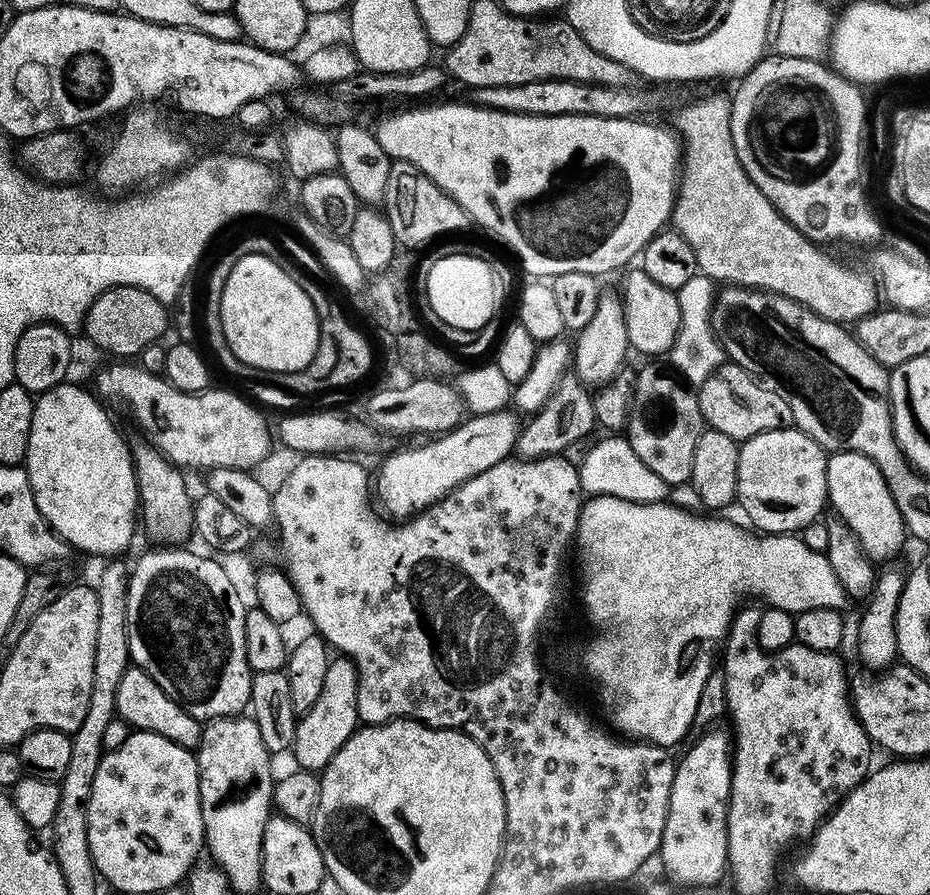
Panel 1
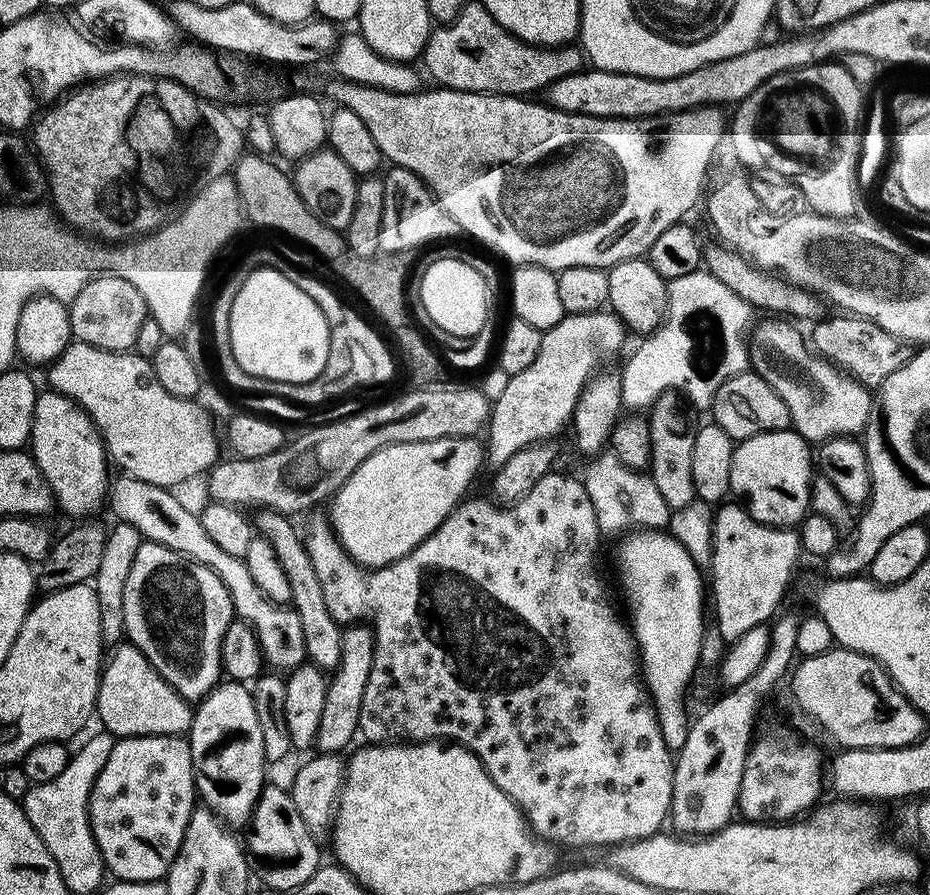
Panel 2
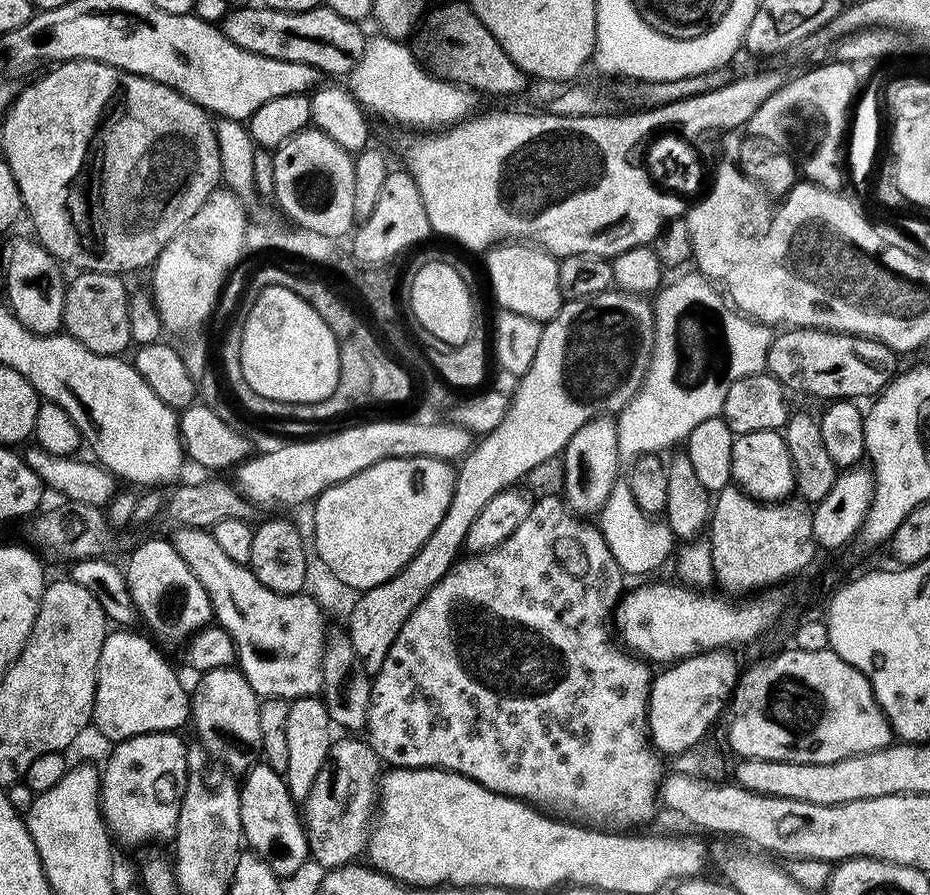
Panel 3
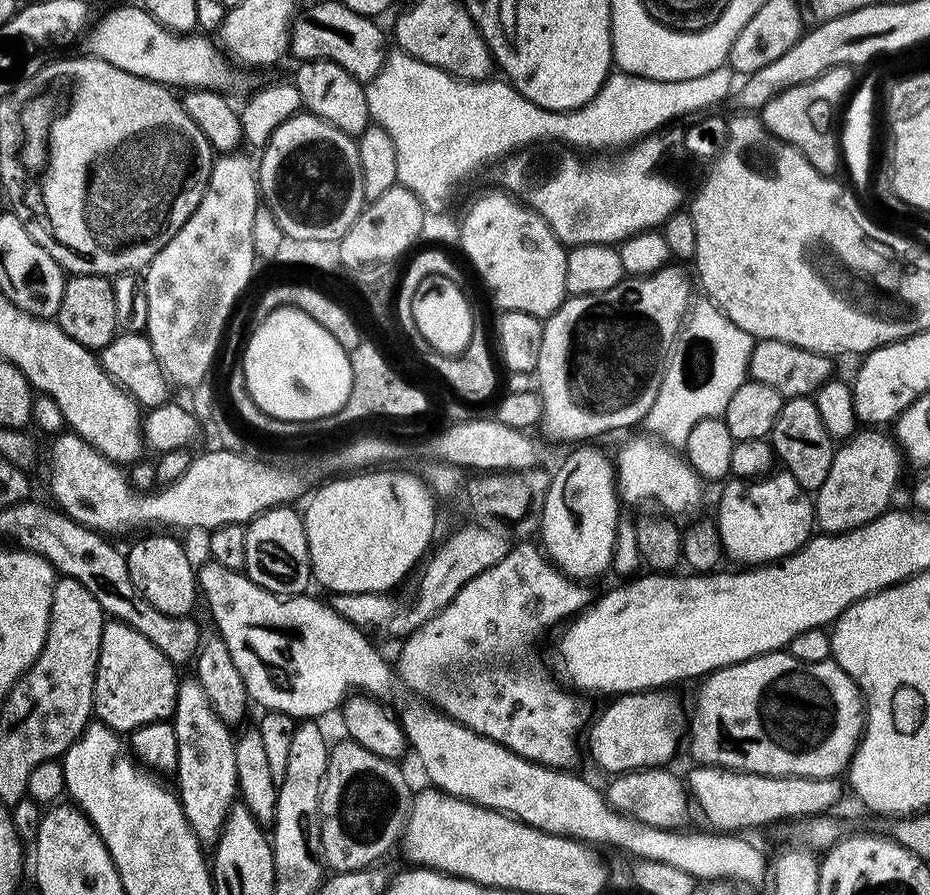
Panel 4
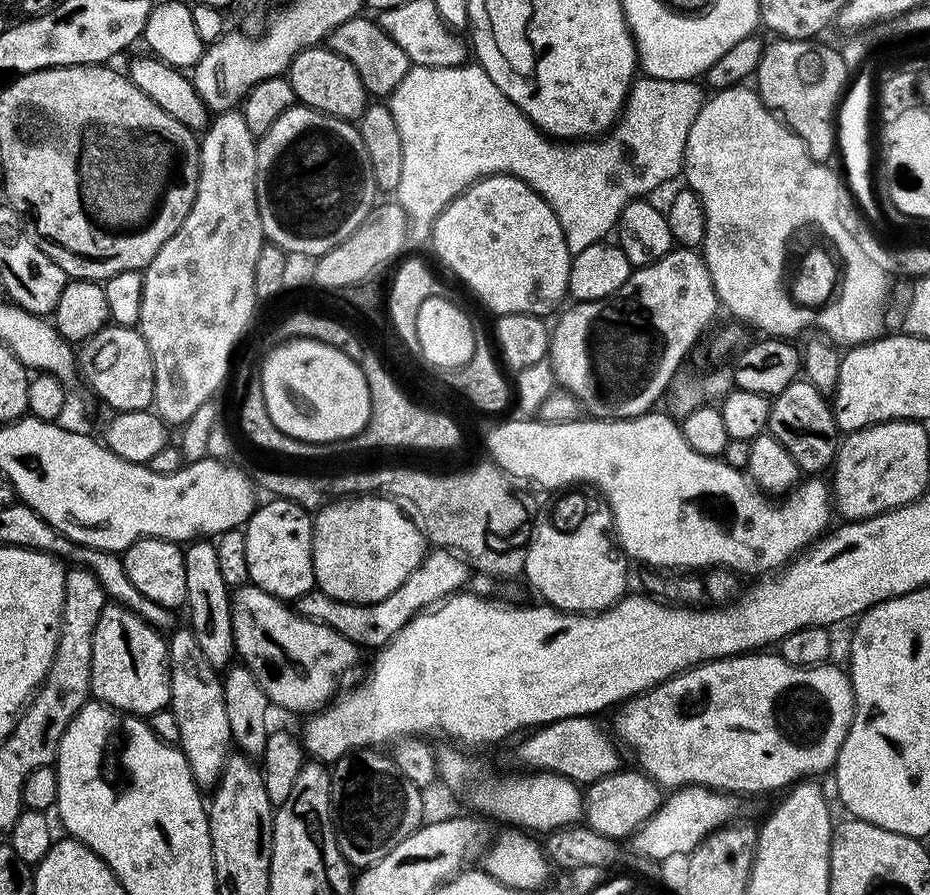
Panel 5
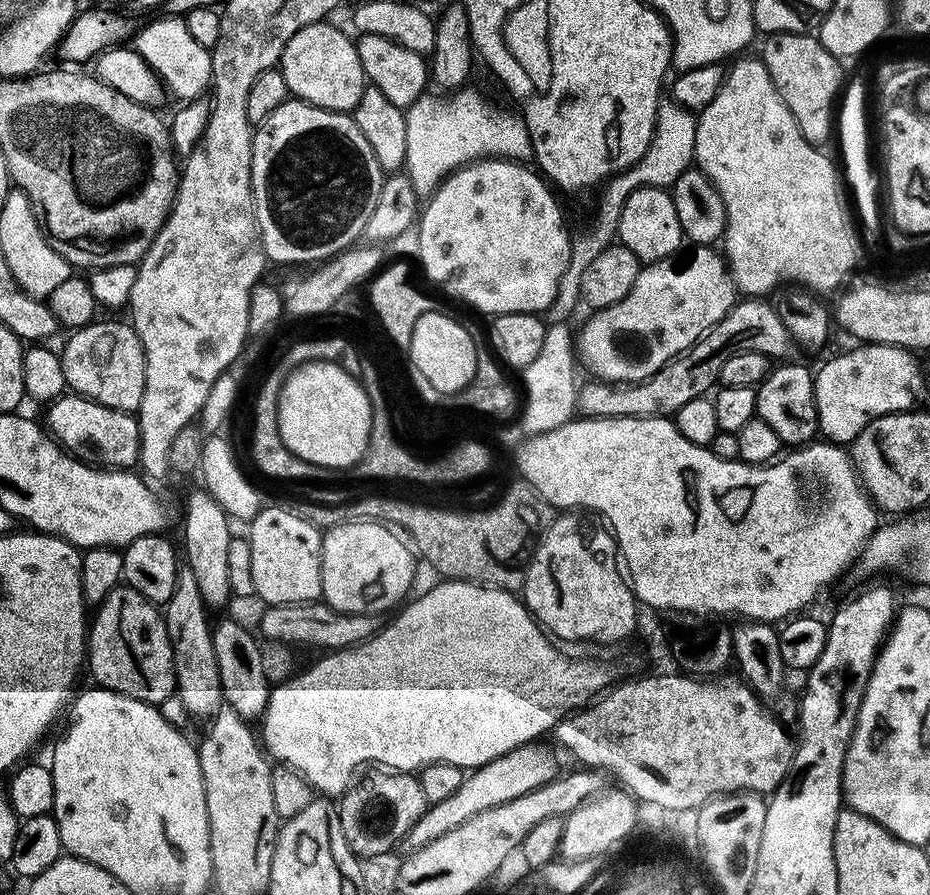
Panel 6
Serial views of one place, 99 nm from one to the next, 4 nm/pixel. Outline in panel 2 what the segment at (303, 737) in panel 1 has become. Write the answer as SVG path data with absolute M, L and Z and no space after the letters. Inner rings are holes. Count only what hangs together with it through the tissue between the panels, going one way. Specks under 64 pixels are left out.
M348 626L343 629L342 632L344 641L342 642L342 658L340 659L340 665L336 668L335 672L331 675L328 681L328 693L326 694L326 706L322 709L322 723L318 726L318 734L316 735L315 747L324 754L340 754L343 753L343 748L351 742L352 739L357 739L358 729L360 726L360 715L362 714L362 694L366 694L366 682L370 682L370 670L372 669L372 663L374 662L374 650L376 649L376 637L368 626Z

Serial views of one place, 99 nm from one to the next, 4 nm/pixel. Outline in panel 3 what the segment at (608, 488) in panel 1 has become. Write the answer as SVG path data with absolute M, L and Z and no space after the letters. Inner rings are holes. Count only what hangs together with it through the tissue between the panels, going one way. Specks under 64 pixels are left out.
M617 482L604 507L598 513L598 527L604 534L608 549L618 562L621 572L629 577L640 576L643 572L652 572L664 559L674 552L674 535L664 522L655 524L656 520L643 512L636 504L627 483Z

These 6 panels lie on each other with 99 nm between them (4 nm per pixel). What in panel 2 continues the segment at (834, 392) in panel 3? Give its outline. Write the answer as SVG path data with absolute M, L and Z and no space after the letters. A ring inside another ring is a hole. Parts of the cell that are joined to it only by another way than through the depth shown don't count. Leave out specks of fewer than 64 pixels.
M829 315L811 325L811 347L837 368L847 372L855 380L859 380L861 384L865 386L883 384L886 378L890 378L890 374L894 374L894 370L901 368L913 356L913 349L905 341L882 330L882 326L861 316L835 315L832 317Z

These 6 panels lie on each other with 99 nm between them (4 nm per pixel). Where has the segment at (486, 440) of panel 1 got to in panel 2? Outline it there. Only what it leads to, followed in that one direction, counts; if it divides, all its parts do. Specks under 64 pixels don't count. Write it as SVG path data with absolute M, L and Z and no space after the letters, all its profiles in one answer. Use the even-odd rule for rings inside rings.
M470 436L388 444L370 454L370 458L366 458L366 462L362 462L362 466L358 466L358 470L354 470L350 479L331 497L330 527L350 559L369 570L384 568L413 552L452 513L453 508L469 495L472 479L485 464L485 445Z

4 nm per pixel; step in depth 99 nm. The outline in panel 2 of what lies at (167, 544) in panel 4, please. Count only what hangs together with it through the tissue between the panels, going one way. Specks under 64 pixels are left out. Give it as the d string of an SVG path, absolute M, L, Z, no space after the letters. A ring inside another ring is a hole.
M144 542L130 567L123 609L127 643L146 654L183 700L199 702L221 683L224 635L236 611L226 582L214 570L166 546Z

